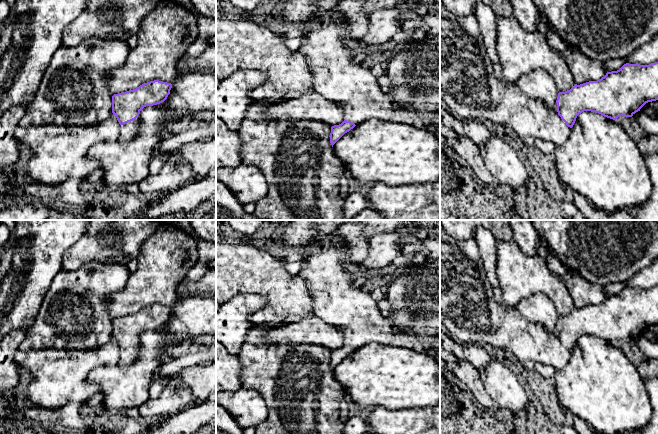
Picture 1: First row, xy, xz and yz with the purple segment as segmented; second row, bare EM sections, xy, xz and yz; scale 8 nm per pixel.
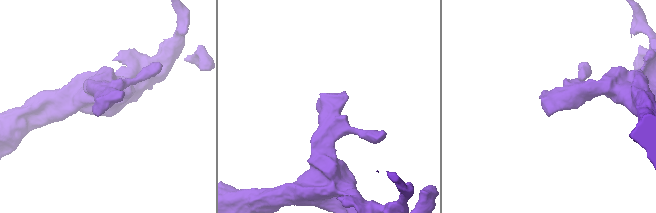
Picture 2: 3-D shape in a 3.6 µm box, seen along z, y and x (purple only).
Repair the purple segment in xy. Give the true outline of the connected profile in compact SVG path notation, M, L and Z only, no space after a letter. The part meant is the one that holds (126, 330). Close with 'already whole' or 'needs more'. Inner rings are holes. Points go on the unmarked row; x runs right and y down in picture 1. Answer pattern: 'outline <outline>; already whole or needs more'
outline M154 304L144 307L134 314L121 316L112 320L112 337L120 348L118 365L127 366L133 363L140 351L138 340L146 330L164 326L170 314L171 307Z; needs more

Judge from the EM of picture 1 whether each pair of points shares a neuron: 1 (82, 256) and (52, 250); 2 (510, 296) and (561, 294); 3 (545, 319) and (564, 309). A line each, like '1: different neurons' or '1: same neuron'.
1: different neurons
2: same neuron
3: different neurons

